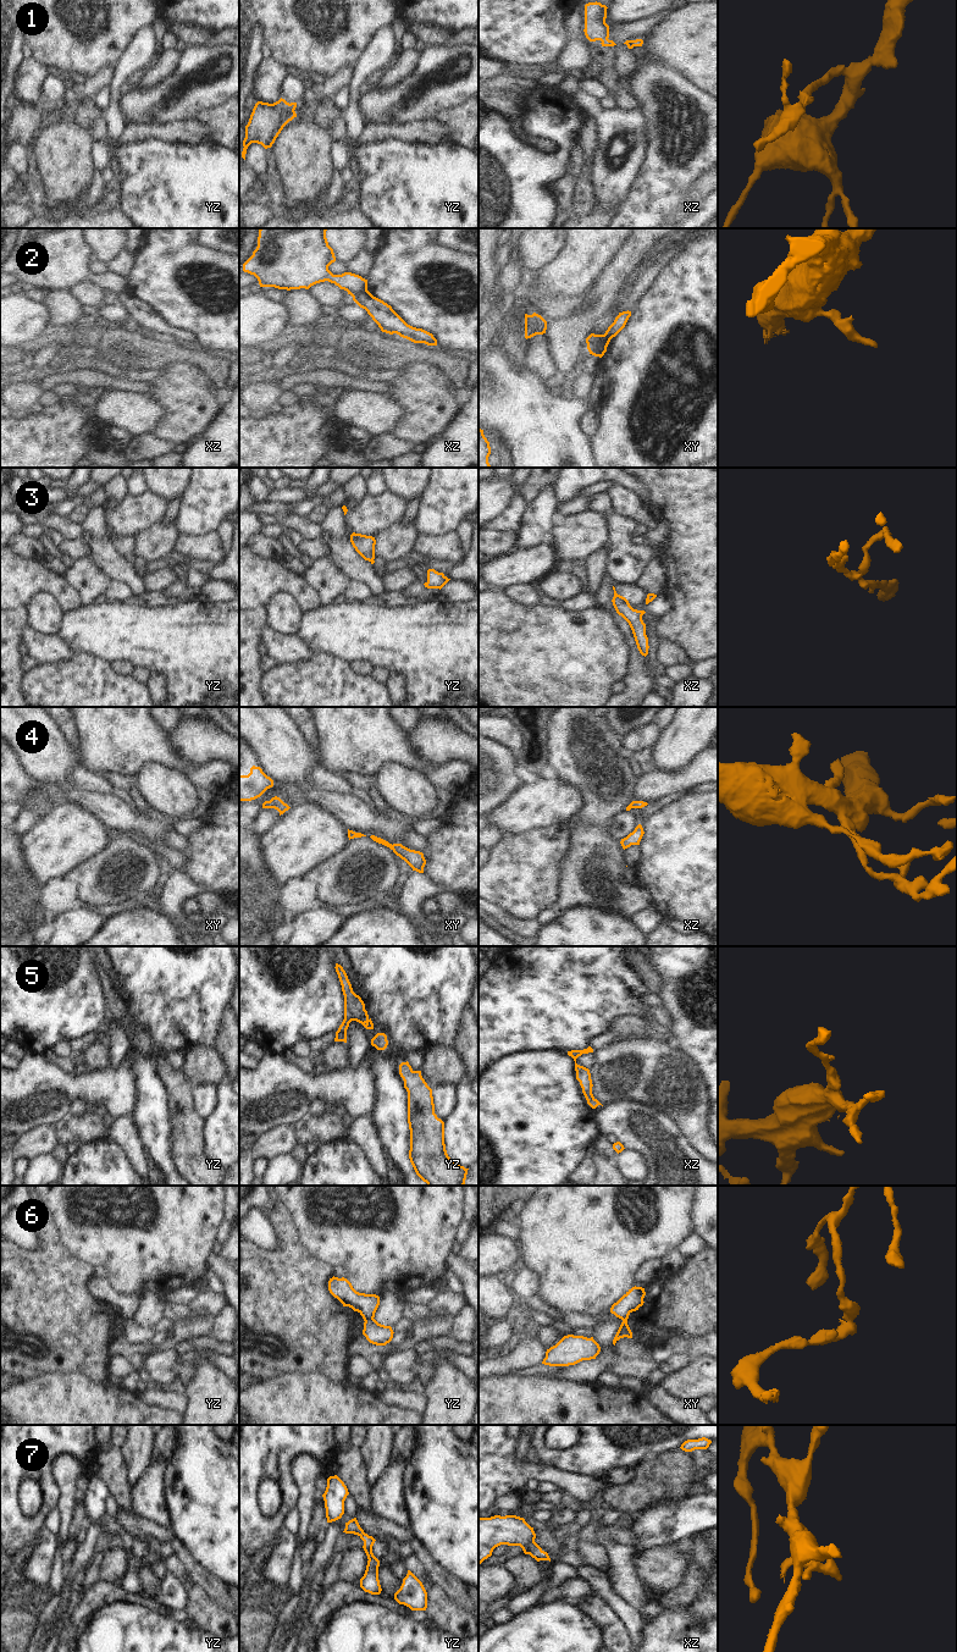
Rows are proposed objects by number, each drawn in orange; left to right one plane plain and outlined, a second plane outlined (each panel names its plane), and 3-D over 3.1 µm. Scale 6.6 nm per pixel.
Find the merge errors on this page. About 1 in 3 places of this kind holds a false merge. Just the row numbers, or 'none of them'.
2, 6.

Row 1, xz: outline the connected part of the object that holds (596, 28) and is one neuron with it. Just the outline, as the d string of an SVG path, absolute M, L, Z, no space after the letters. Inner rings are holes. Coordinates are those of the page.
M588 2L585 5L585 35L590 42L601 40L602 46L616 45L609 40L609 26L605 23L607 6L601 2Z

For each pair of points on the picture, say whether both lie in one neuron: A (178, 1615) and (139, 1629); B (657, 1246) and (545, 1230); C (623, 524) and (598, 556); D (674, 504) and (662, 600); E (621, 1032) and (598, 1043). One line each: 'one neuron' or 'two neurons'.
A: two neurons
B: one neuron
C: two neurons
D: two neurons
E: one neuron

